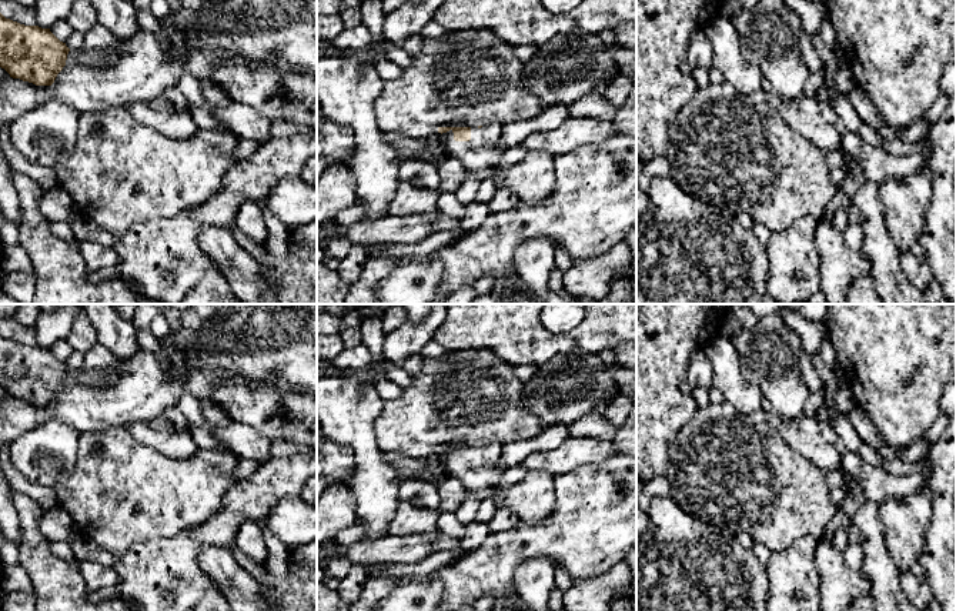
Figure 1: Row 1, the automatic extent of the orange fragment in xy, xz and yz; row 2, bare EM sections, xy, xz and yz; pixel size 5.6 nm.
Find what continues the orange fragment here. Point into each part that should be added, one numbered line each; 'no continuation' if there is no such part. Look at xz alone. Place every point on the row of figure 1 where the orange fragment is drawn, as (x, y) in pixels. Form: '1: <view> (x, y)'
1: xz (480, 156)

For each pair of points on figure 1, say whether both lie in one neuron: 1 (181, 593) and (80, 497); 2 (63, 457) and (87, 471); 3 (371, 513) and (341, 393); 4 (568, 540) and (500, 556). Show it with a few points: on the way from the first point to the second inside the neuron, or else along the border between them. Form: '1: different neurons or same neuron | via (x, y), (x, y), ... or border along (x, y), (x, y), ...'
1: different neurons | border along (164, 537), (136, 543), (121, 561)
2: different neurons | border along (80, 434), (74, 470), (52, 487)
3: same neuron | via (371, 483), (368, 456), (351, 423)
4: same neuron | via (551, 540), (522, 540), (517, 546)

